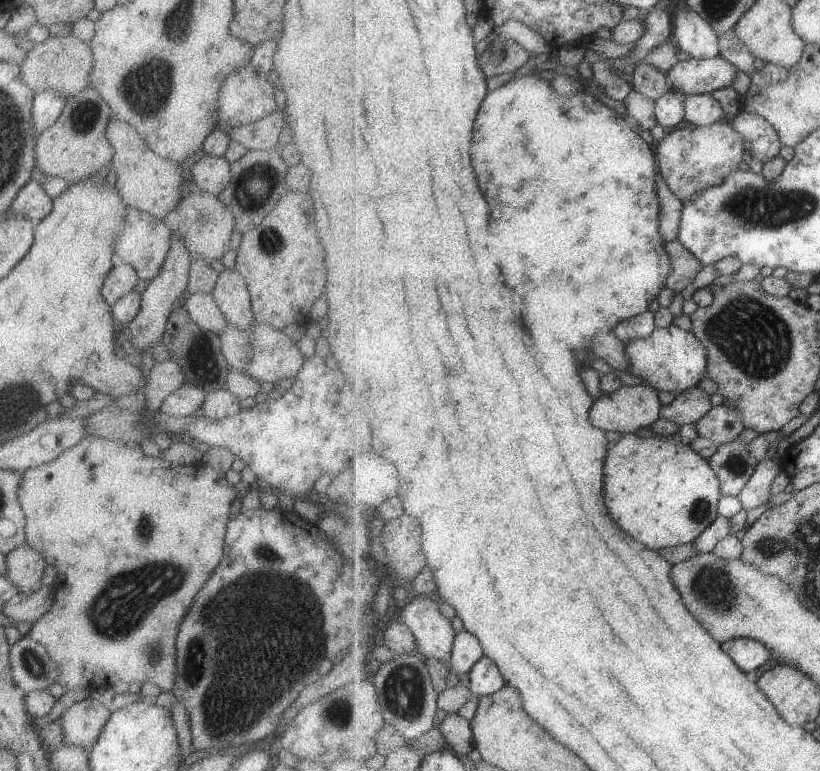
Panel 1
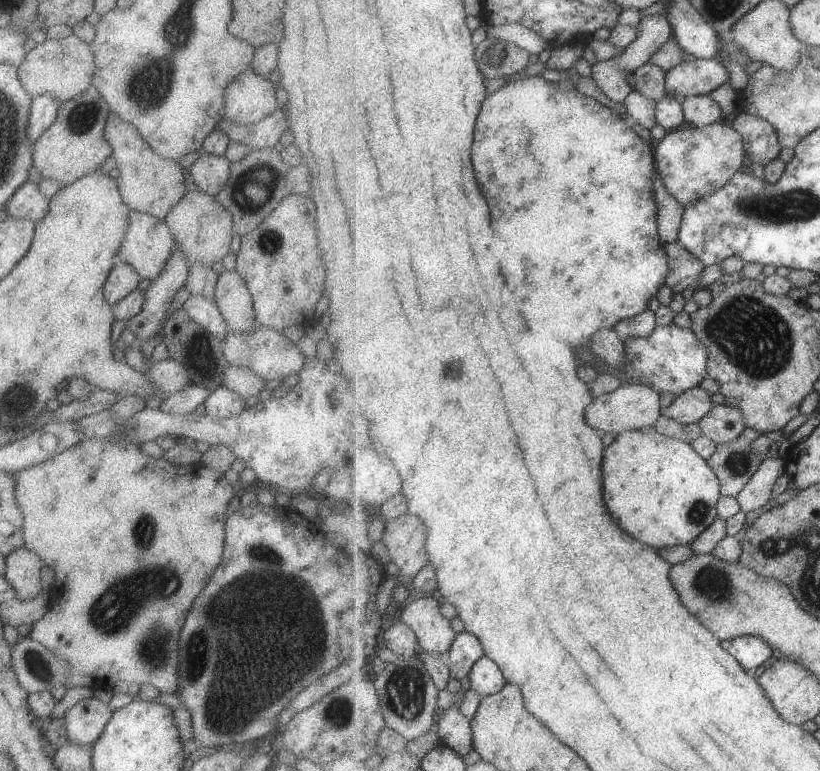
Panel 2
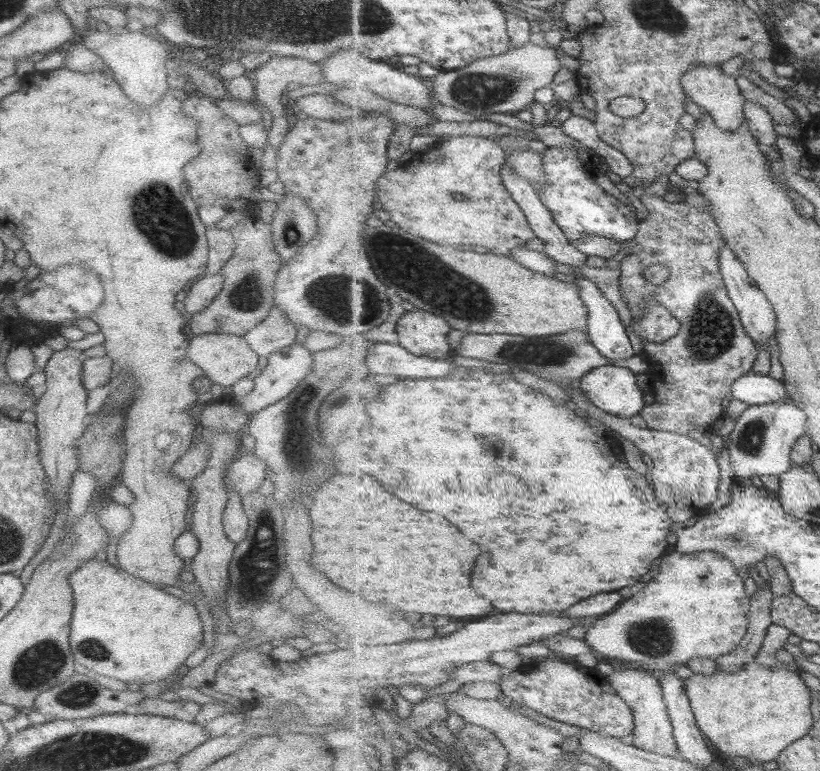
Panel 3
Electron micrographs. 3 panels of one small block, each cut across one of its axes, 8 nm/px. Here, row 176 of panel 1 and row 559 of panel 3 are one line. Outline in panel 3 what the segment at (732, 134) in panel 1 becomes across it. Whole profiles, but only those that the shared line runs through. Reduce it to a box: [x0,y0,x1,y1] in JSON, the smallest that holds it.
[584,550,751,673]

